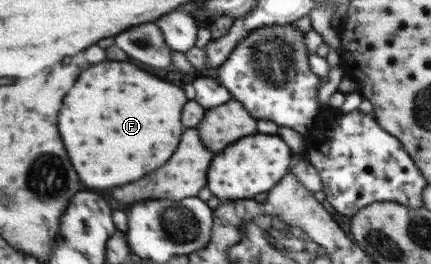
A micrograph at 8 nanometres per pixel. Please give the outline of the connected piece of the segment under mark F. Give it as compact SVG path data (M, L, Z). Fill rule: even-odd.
M103 61L83 71L83 79L79 79L75 91L67 95L67 107L63 107L63 115L59 117L63 141L67 143L71 161L79 171L83 183L93 189L119 187L137 181L161 167L171 157L179 141L179 115L183 103L187 100L177 85L171 85L127 61Z

